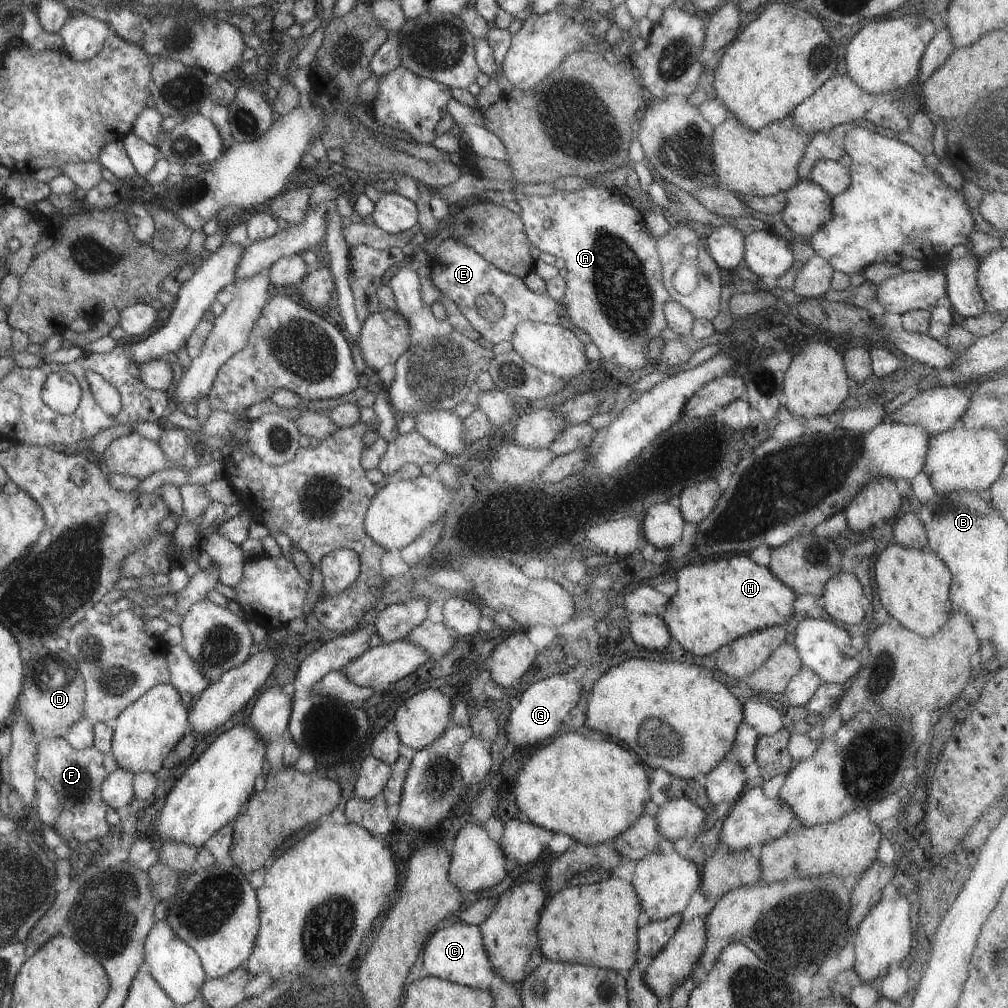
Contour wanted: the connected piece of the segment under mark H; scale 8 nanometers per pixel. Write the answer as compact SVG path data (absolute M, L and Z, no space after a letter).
M728 555L717 560L694 560L687 566L681 566L675 572L677 590L667 601L660 617L663 619L670 637L681 646L682 650L697 656L713 654L716 650L753 631L786 623L794 614L792 604L796 594L779 582L767 567L753 563L748 555Z

